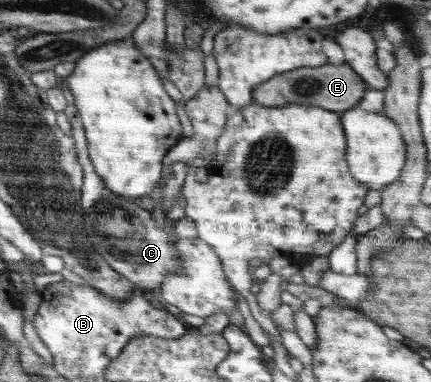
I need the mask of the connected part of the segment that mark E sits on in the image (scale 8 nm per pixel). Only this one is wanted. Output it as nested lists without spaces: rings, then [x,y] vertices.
[[[348,62],[333,65],[326,63],[318,67],[301,67],[289,72],[278,74],[252,91],[252,103],[258,102],[264,107],[298,104],[303,106],[318,106],[330,111],[345,112],[356,107],[364,95],[368,85],[352,70]]]

